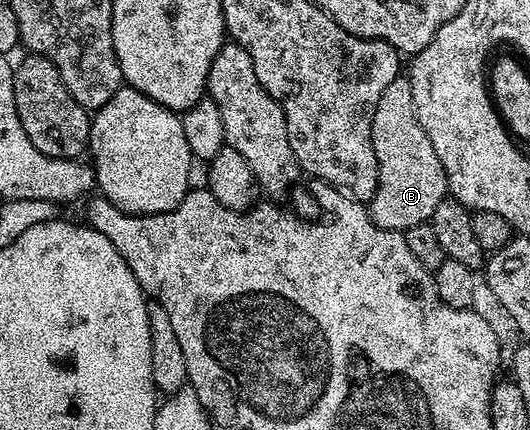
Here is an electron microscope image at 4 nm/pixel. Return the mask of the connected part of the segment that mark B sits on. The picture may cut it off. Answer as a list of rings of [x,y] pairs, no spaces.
[[[400,74],[385,86],[381,94],[381,102],[377,102],[377,110],[373,114],[373,154],[377,154],[379,163],[379,181],[369,205],[371,220],[377,226],[388,228],[394,232],[406,232],[409,226],[426,224],[430,221],[433,210],[448,199],[447,175],[441,166],[441,158],[433,151],[433,142],[429,142],[429,134],[421,130],[421,122],[417,122],[417,110],[413,106],[413,86],[406,75]]]

